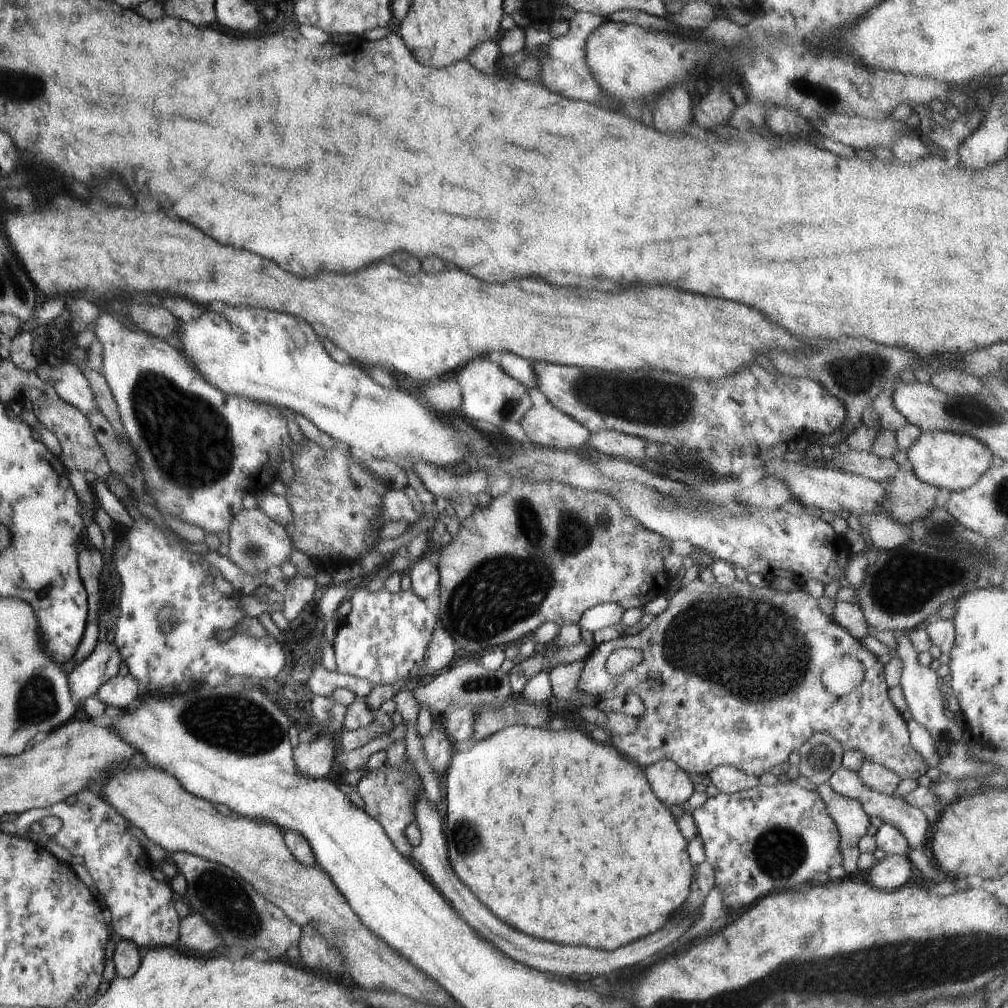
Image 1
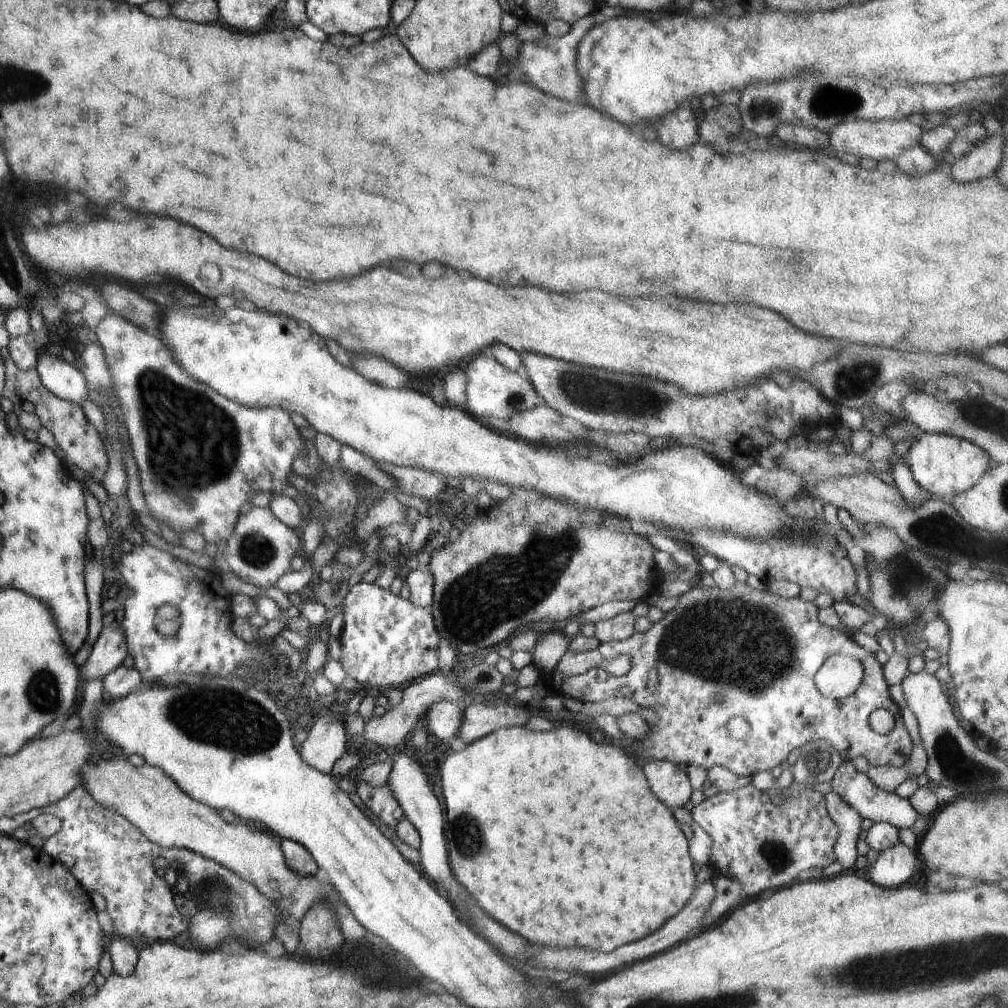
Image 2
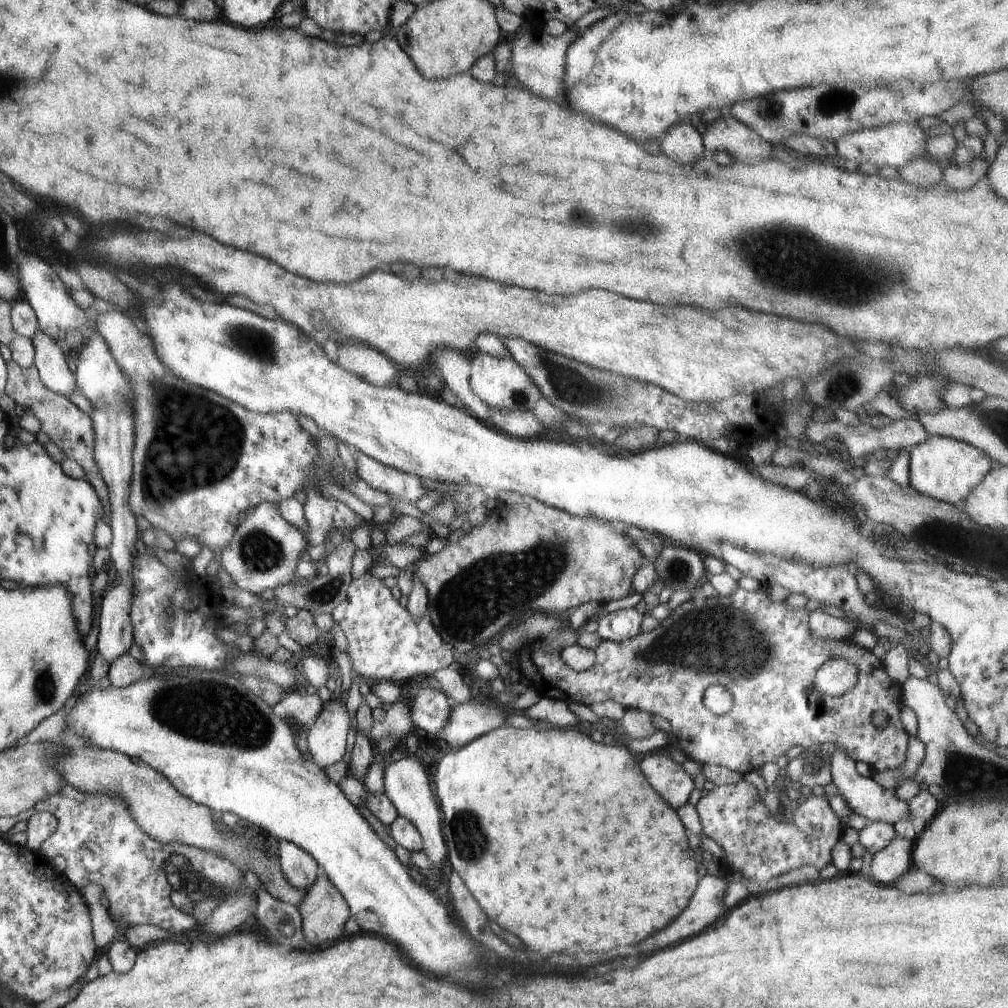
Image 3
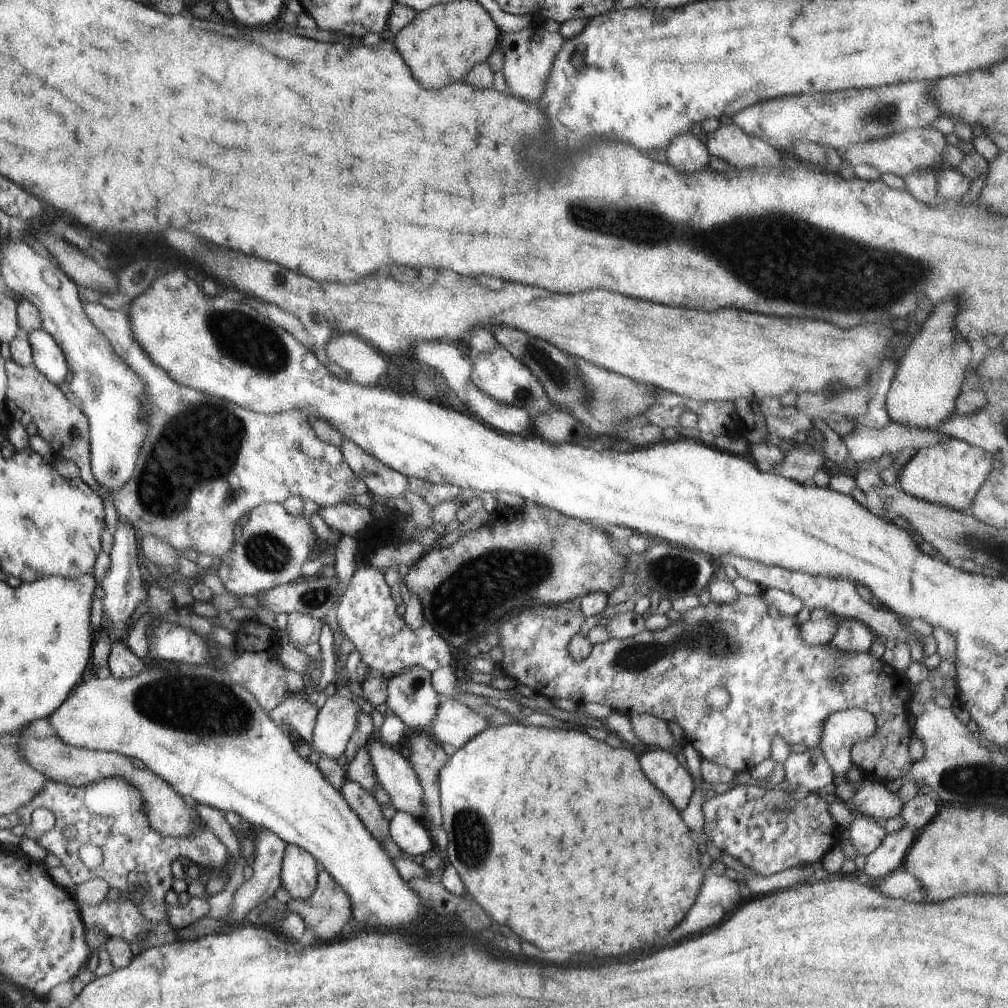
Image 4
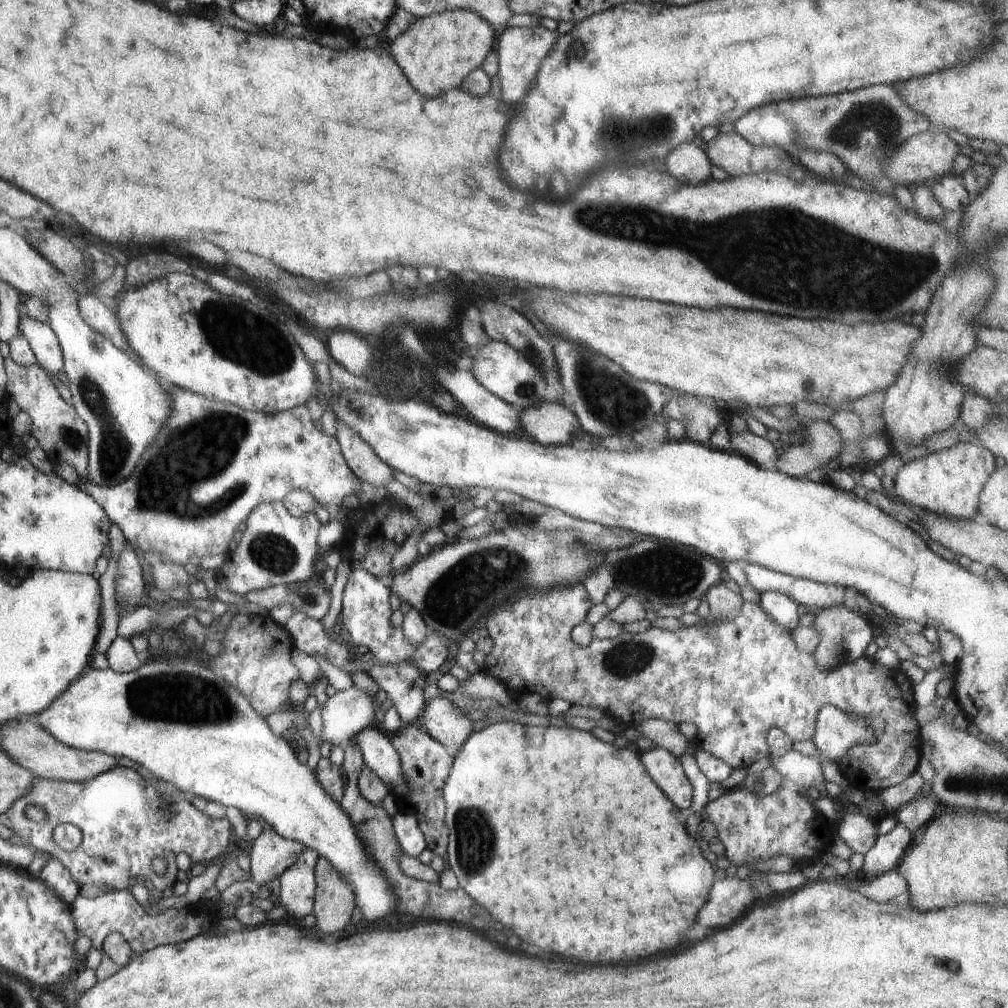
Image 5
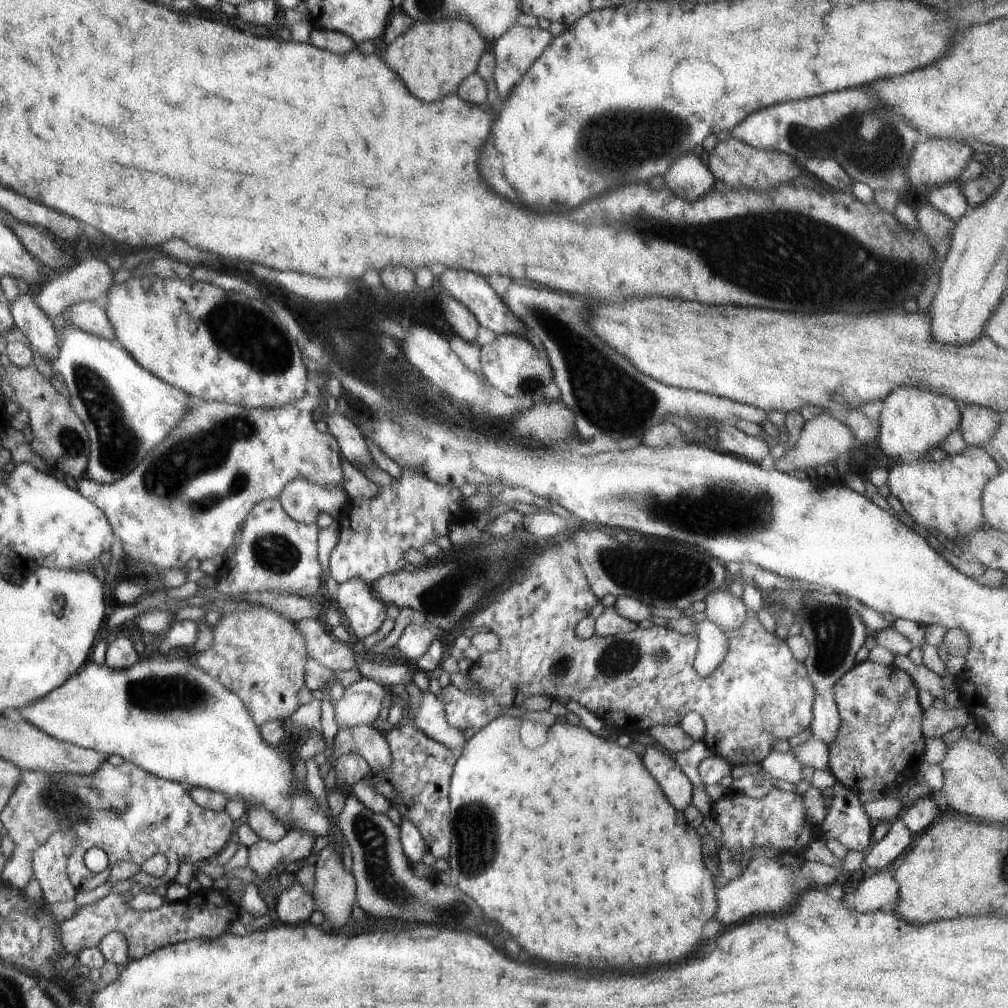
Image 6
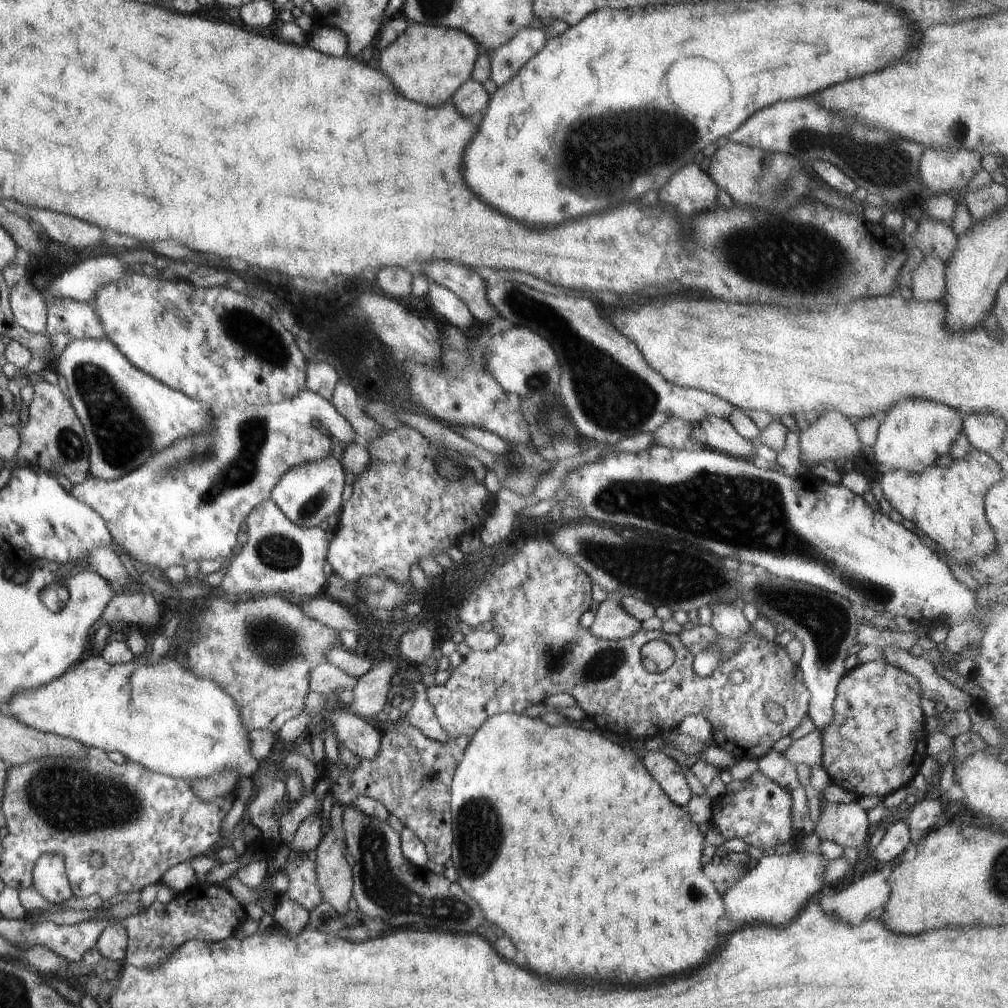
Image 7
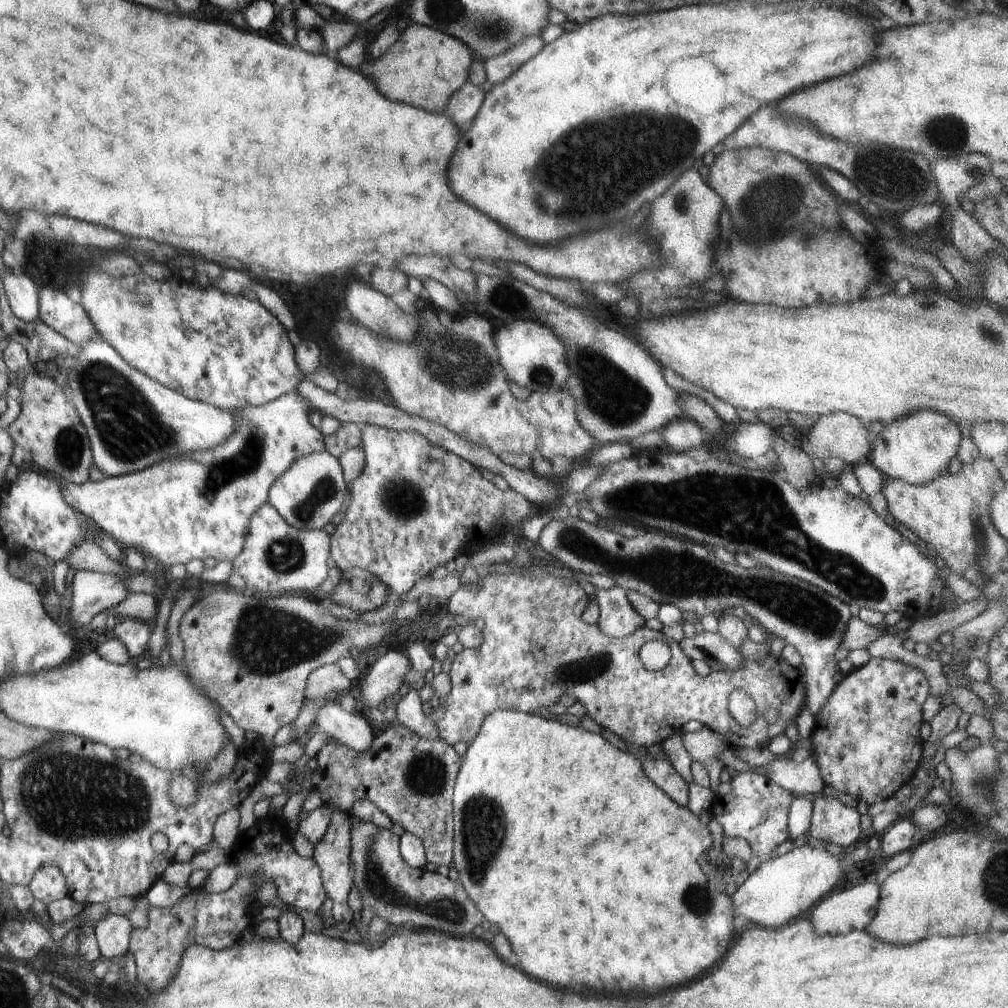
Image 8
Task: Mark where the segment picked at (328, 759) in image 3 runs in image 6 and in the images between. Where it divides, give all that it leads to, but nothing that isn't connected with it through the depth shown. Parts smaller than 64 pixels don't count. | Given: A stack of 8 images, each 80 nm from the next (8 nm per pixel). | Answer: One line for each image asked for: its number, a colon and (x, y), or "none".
4: (336, 721)
5: (349, 711)
6: (361, 704)

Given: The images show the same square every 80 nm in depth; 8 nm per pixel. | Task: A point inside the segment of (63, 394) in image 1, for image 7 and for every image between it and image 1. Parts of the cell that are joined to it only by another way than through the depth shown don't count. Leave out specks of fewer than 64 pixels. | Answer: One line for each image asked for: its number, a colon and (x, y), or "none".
2: (61, 378)
3: (50, 362)
4: (48, 357)
5: (43, 341)
6: (31, 321)
7: (28, 306)

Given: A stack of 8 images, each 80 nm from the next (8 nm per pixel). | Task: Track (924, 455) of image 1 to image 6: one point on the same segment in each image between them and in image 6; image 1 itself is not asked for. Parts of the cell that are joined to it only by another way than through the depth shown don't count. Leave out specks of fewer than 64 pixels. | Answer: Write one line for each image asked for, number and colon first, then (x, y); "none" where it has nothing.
2: (945, 465)
3: (948, 470)
4: (948, 475)
5: (947, 483)
6: (945, 497)

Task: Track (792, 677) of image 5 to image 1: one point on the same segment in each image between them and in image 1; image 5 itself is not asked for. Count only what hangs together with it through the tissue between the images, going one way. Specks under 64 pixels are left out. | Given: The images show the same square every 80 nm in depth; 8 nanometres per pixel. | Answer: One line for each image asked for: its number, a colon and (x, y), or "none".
1: (693, 679)
2: (758, 652)
3: (761, 650)
4: (778, 684)

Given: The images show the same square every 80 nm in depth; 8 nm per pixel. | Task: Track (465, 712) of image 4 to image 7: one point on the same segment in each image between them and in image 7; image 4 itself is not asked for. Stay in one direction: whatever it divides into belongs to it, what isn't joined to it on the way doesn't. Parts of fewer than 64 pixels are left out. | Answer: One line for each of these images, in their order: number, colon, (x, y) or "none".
5: (448, 725)
6: (430, 718)
7: (421, 715)

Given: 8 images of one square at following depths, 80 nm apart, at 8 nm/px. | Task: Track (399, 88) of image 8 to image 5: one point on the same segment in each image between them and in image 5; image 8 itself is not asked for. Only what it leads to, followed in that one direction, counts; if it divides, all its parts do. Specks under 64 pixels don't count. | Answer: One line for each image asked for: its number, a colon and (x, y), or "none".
5: (437, 52)
6: (433, 59)
7: (427, 63)

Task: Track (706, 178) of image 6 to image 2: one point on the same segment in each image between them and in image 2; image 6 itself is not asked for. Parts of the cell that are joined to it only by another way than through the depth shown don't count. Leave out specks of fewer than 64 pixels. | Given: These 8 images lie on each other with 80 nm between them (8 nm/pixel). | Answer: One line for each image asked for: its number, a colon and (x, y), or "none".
2: (679, 130)
3: (682, 143)
4: (687, 154)
5: (688, 163)

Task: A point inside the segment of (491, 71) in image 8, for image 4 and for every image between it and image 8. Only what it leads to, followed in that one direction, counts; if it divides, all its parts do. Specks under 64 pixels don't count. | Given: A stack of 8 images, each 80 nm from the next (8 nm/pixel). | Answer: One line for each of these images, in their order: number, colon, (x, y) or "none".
4: (528, 54)
5: (520, 50)
6: (515, 51)
7: (508, 59)

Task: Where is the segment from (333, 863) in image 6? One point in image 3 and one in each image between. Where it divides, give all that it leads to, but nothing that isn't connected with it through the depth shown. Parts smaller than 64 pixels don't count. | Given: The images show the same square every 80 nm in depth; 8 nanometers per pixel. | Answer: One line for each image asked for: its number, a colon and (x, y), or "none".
3: (324, 911)
4: (329, 909)
5: (334, 901)

